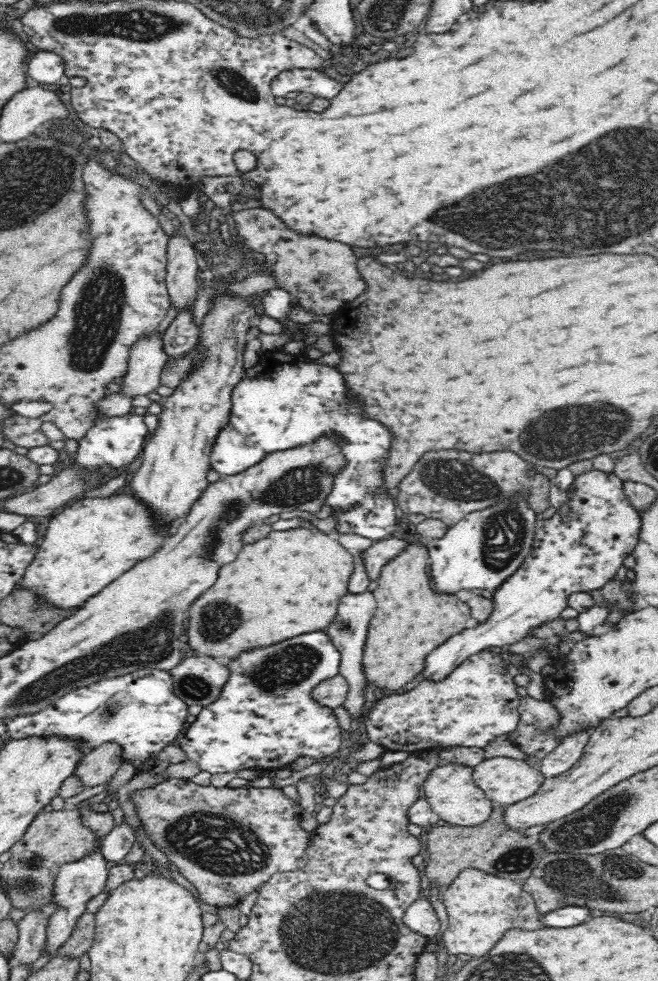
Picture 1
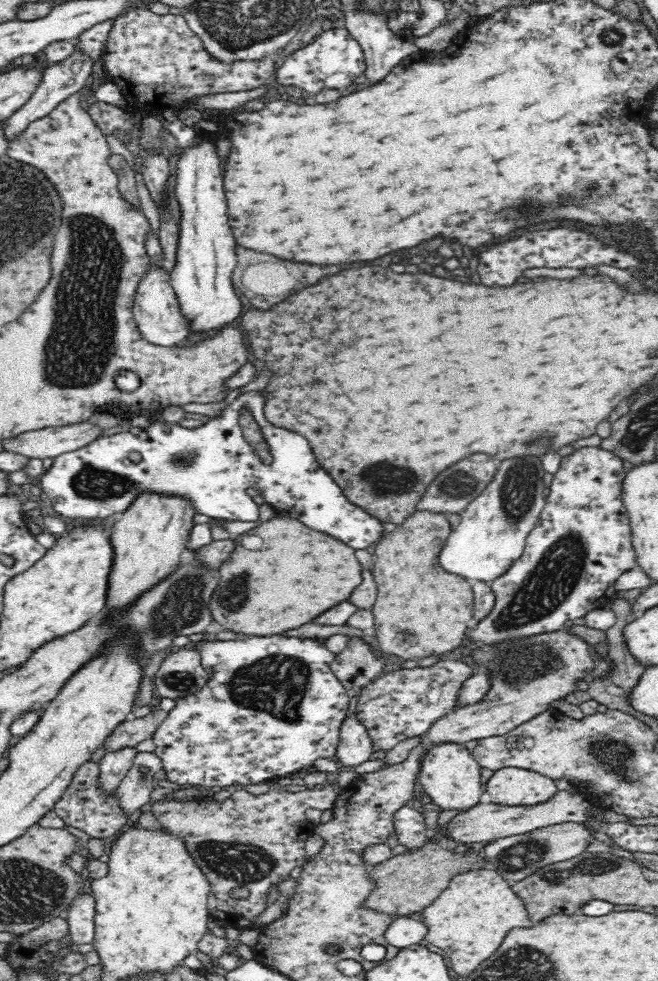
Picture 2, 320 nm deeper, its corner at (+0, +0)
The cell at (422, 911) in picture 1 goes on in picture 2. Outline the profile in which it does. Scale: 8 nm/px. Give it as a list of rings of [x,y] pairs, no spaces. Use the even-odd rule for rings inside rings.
[[[406,916],[398,917],[390,923],[390,926],[384,932],[384,938],[388,944],[404,948],[410,944],[423,943],[426,927],[422,921],[416,917]]]

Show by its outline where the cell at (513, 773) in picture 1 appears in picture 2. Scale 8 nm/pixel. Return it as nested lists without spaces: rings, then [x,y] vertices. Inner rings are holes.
[[[516,767],[494,772],[486,785],[485,800],[504,806],[534,806],[548,802],[557,792],[550,777]]]

